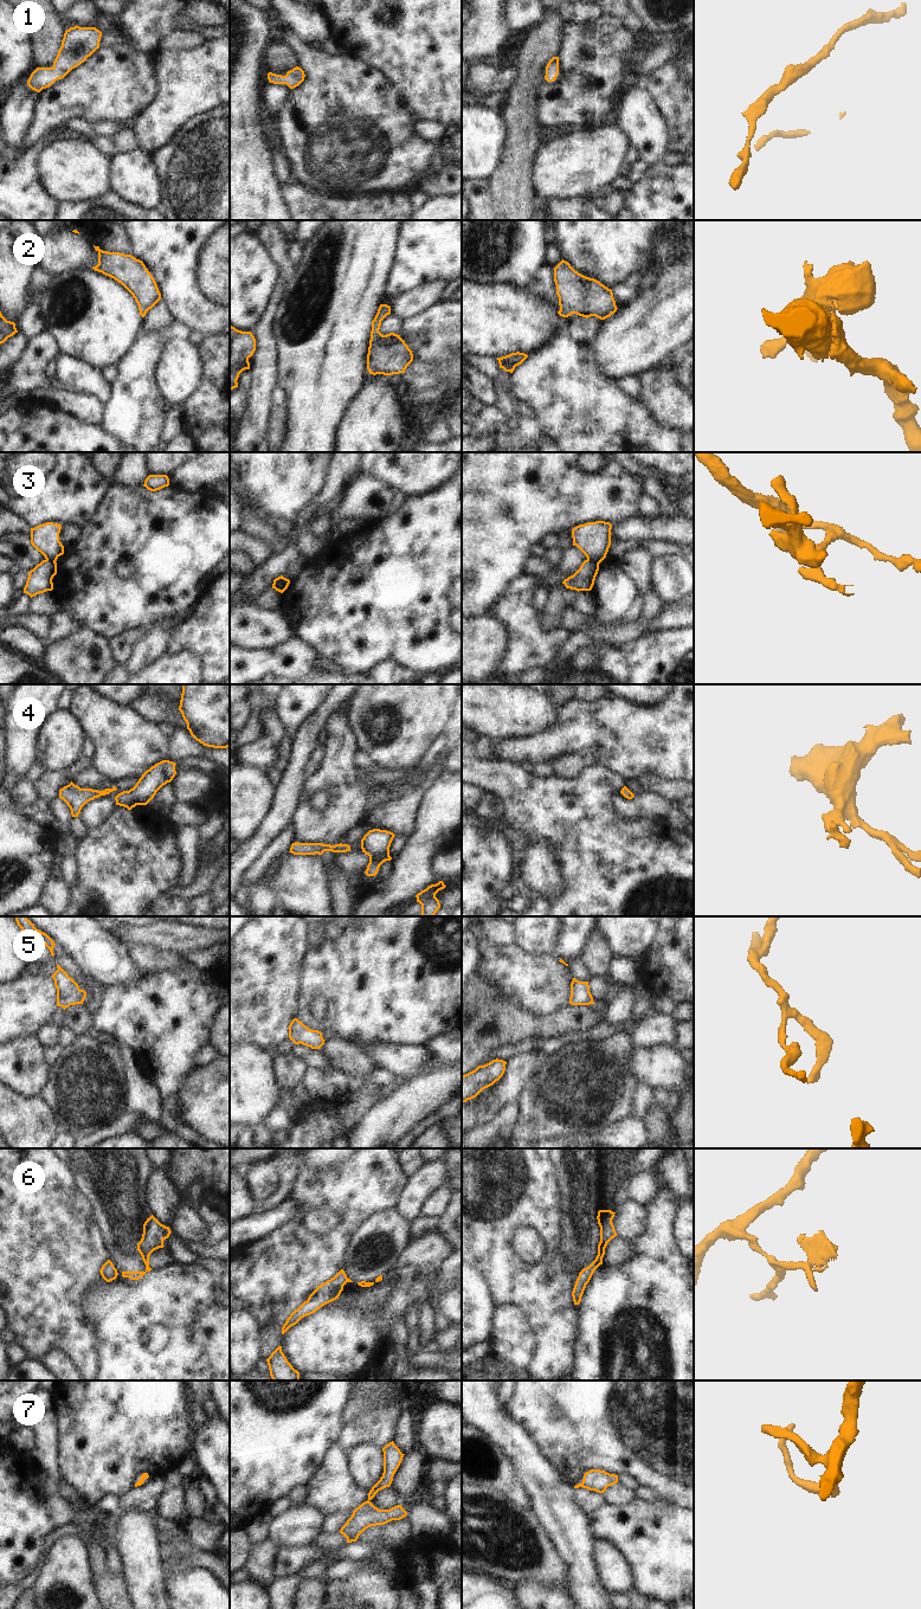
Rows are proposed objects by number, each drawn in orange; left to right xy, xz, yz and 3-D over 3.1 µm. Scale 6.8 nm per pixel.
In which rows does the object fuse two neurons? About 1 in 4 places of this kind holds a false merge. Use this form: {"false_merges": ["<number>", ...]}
{"false_merges": ["3", "6"]}

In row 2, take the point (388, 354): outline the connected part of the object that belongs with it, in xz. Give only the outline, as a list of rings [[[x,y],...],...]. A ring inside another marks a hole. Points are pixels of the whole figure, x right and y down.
[[[380,304],[372,321],[371,340],[367,354],[367,369],[369,374],[393,375],[405,373],[407,366],[413,361],[412,350],[400,337],[389,333],[382,335],[379,329],[381,321],[391,314],[391,307]]]

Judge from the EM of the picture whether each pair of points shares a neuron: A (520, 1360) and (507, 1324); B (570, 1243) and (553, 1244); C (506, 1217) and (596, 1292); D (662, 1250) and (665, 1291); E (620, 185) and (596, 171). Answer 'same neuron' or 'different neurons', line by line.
A: same neuron
B: different neurons
C: different neurons
D: same neuron
E: different neurons

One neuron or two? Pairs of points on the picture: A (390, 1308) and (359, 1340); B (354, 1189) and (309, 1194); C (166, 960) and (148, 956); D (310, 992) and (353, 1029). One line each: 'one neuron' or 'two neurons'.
A: one neuron
B: one neuron
C: one neuron
D: one neuron

